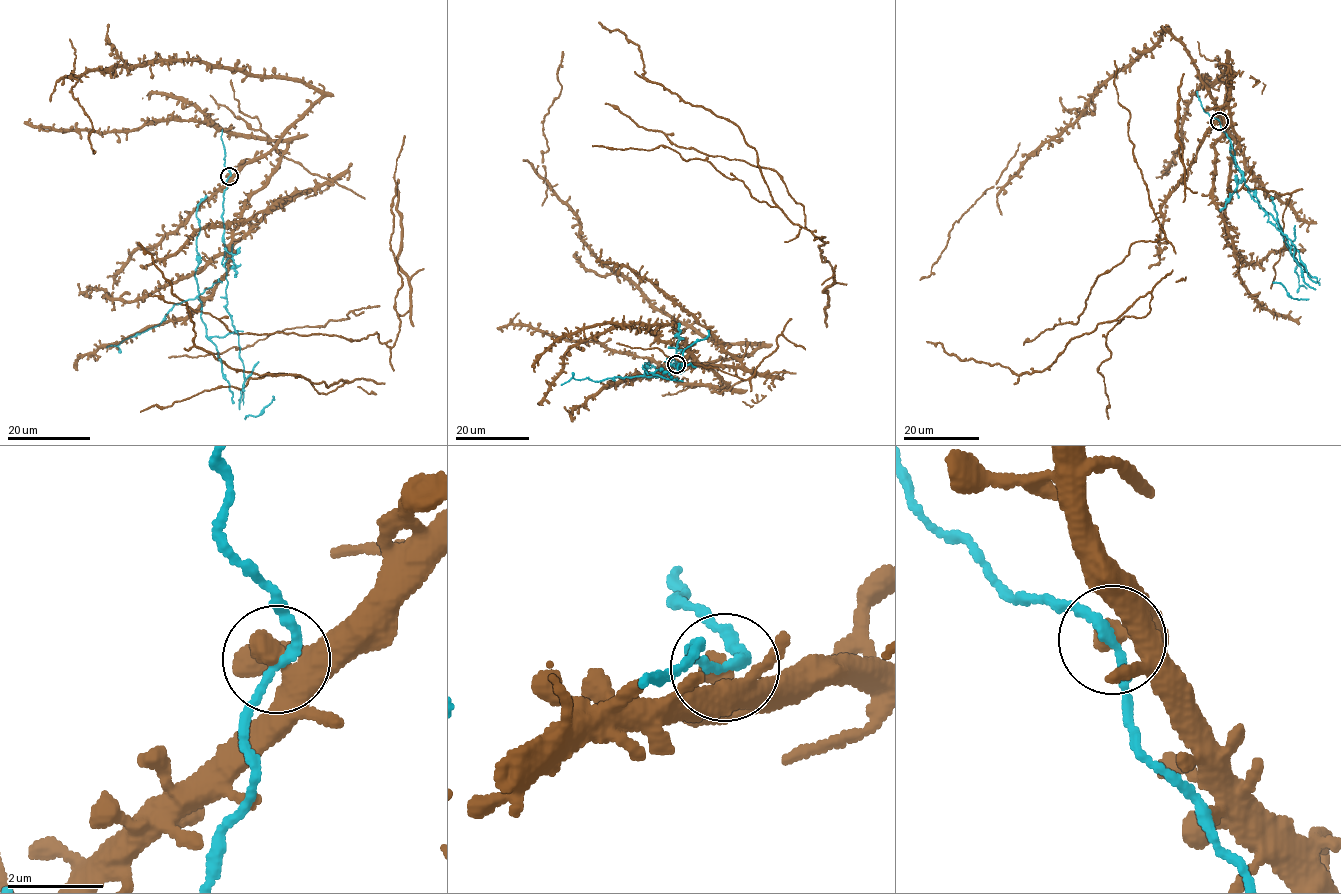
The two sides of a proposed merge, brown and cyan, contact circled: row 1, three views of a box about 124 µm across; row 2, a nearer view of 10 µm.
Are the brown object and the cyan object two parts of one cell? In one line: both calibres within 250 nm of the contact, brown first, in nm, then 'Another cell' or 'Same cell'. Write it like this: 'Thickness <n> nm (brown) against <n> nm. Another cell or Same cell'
Thickness 550 nm (brown) against 170 nm. Another cell

